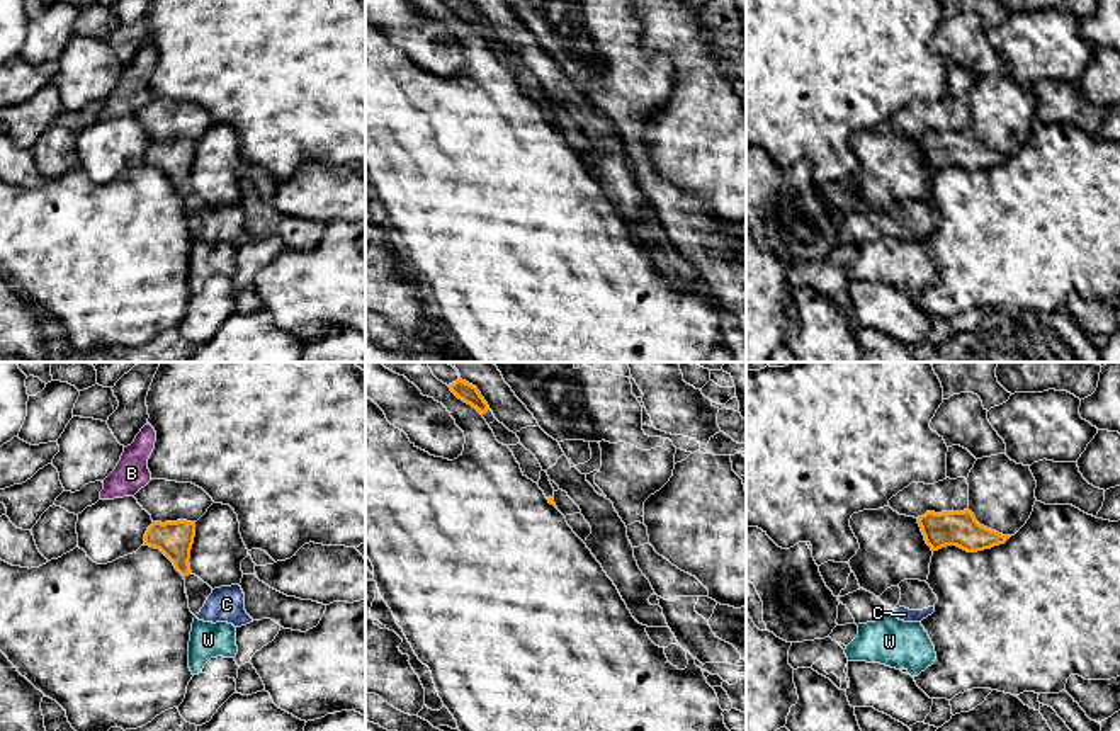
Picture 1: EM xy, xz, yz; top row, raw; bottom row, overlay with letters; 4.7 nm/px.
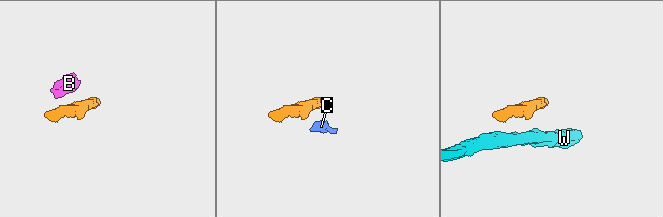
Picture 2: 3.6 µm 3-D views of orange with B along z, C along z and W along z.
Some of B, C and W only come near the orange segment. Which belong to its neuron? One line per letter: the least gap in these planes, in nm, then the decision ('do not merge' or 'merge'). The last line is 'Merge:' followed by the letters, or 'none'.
B: 160 nm | do not merge
C: 140 nm | do not merge
W: 200 nm | do not merge
Merge: none

